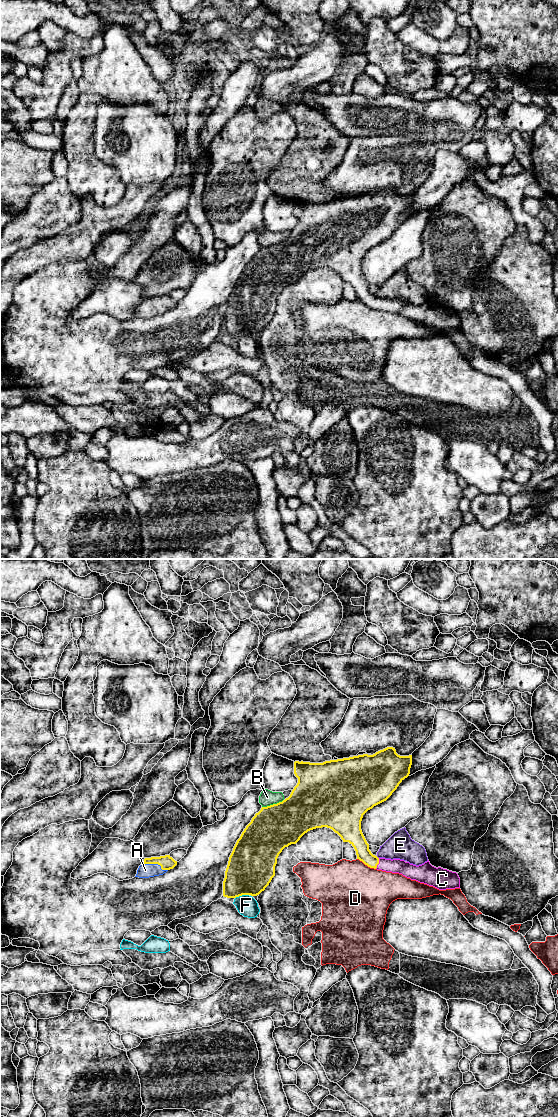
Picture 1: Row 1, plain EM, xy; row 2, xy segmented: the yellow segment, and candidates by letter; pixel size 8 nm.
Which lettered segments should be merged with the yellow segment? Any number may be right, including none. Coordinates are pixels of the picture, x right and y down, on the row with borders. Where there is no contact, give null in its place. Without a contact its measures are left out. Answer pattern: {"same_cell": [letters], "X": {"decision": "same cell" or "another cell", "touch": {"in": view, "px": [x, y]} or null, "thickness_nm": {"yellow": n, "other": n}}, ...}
{"same_cell": ["A", "C"], "A": {"decision": "same cell", "touch": {"in": "xy", "px": [155, 863]}, "thickness_nm": {"yellow": 120, "other": 110}}, "B": {"decision": "another cell", "touch": {"in": "xy", "px": [273, 804]}, "thickness_nm": {"yellow": 360, "other": 120}}, "C": {"decision": "same cell", "touch": {"in": "xy", "px": [378, 863]}, "thickness_nm": {"yellow": 120, "other": 120}}, "D": {"decision": "another cell", "touch": {"in": "xy", "px": [366, 864]}, "thickness_nm": {"yellow": 140, "other": 480}}, "E": {"decision": "another cell", "touch": {"in": "xy", "px": [377, 857]}, "thickness_nm": {"yellow": 140, "other": 200}}, "F": {"decision": "another cell", "touch": {"in": "xy", "px": [241, 895]}, "thickness_nm": {"yellow": 380, "other": 160}}}

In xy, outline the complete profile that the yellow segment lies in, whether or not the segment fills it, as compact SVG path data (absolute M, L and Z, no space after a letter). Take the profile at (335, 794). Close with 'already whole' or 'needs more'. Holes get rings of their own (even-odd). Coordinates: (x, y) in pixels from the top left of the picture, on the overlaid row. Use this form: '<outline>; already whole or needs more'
M387 747L373 755L363 754L325 761L323 763L295 761L294 774L298 778L298 783L290 796L277 804L262 807L237 840L225 871L223 896L236 898L242 895L259 895L275 876L277 858L282 850L291 844L296 844L308 831L322 827L332 829L341 837L343 842L349 842L356 851L357 859L370 868L399 873L411 880L433 886L439 890L460 888L460 878L456 872L441 867L436 868L430 864L429 860L422 865L416 866L400 859L378 858L369 850L369 844L362 833L361 821L363 815L374 806L386 801L392 795L399 784L409 776L411 765L412 755L400 756L393 747Z; needs more

